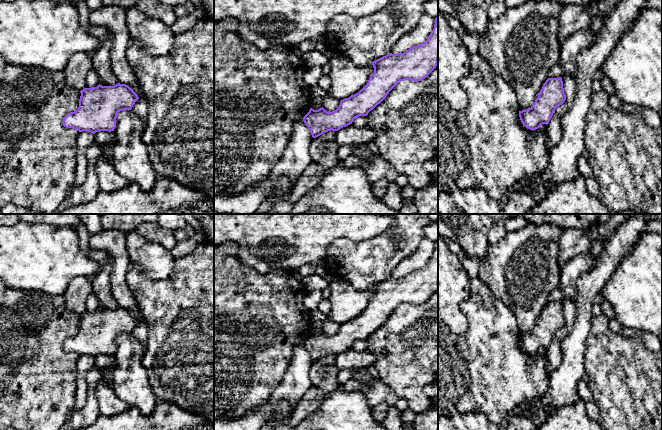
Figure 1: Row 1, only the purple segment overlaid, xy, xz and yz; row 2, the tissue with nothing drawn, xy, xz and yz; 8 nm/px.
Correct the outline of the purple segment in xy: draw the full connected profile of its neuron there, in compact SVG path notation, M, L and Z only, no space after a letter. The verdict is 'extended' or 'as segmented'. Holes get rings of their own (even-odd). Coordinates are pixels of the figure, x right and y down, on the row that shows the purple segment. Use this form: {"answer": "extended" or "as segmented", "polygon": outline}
{"answer": "as segmented", "polygon": "M126 84L98 85L80 91L79 107L63 118L63 126L79 132L114 131L120 111L131 110L138 95Z"}

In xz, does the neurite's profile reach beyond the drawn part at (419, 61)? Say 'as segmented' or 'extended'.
as segmented

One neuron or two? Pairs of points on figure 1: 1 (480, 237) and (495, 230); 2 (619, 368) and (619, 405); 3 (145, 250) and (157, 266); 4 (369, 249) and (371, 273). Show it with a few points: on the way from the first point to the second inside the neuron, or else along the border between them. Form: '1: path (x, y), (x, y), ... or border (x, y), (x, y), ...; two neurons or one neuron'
1: border (493, 224), (488, 231), (488, 243); two neurons
2: path (619, 377), (619, 396); one neuron
3: path (148, 254), (156, 262); one neuron
4: path (369, 255), (369, 267); one neuron

